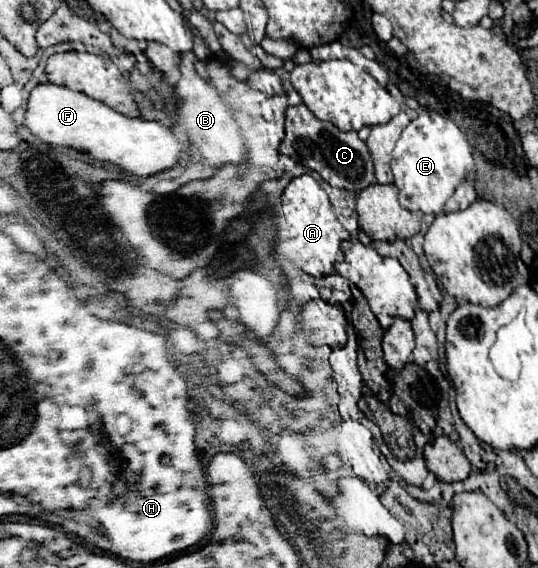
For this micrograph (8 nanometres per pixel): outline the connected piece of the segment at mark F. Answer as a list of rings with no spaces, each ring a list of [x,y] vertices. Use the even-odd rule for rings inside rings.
[[[40,83],[32,89],[24,125],[44,143],[90,153],[100,161],[114,163],[120,169],[142,177],[174,167],[182,153],[182,143],[158,121],[126,117],[82,91],[72,91],[54,83]]]

